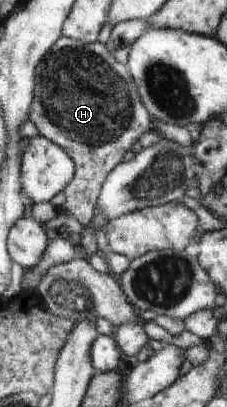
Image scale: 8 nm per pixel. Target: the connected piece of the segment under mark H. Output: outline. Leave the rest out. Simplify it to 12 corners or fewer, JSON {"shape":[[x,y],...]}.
{"shape":[[60,36],[29,120],[75,165],[88,227],[109,173],[155,130],[128,67]]}

